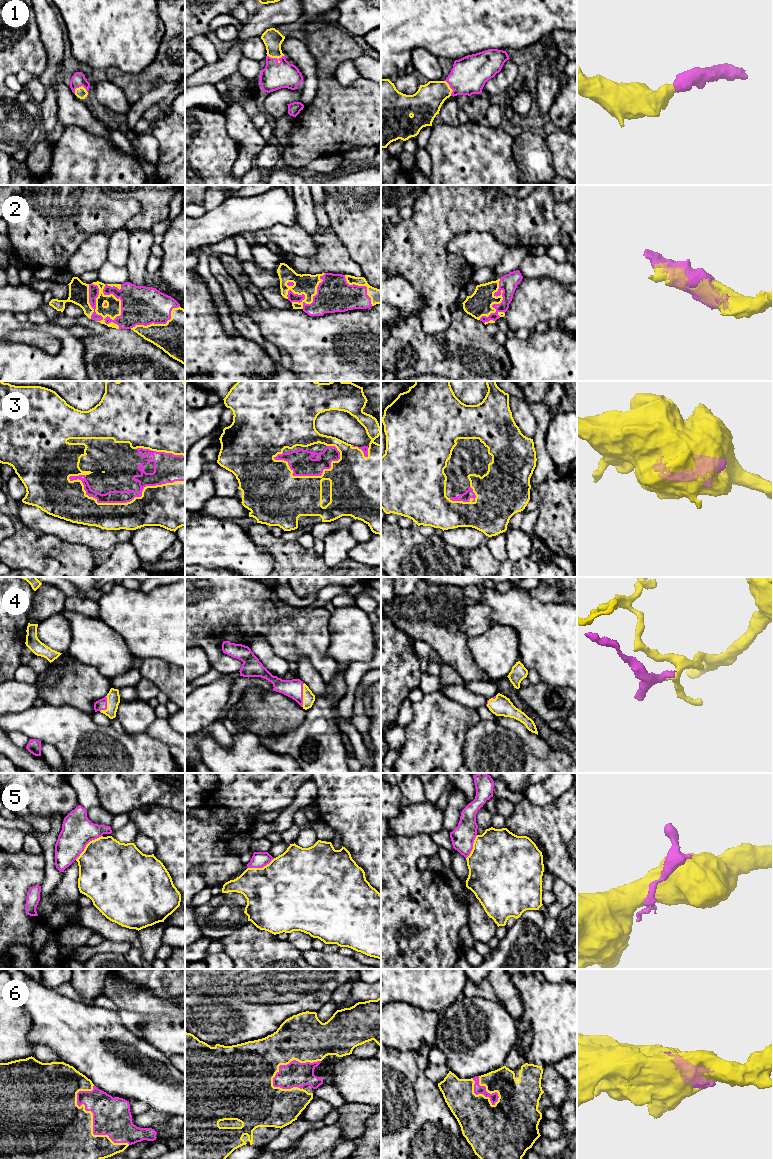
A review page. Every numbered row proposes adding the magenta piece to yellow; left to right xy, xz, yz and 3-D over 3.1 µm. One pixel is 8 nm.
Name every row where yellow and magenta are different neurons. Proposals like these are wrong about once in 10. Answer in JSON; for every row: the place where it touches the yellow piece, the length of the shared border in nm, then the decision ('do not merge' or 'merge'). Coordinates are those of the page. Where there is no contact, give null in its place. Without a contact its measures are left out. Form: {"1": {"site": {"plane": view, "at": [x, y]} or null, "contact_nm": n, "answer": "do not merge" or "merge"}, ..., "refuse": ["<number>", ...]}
{"1": {"site": {"plane": "xz", "at": [275, 57]}, "contact_nm": 140, "answer": "merge"}, "2": {"site": {"plane": "xy", "at": [95, 311]}, "contact_nm": 440, "answer": "merge"}, "3": {"site": {"plane": "xy", "at": [125, 503]}, "contact_nm": 950, "answer": "merge"}, "4": {"site": {"plane": "xz", "at": [303, 695]}, "contact_nm": 190, "answer": "merge"}, "5": {"site": {"plane": "xy", "at": [86, 845]}, "contact_nm": 300, "answer": "do not merge"}, "6": {"site": {"plane": "xy", "at": [92, 1125]}, "contact_nm": 600, "answer": "merge"}, "refuse": ["5"]}

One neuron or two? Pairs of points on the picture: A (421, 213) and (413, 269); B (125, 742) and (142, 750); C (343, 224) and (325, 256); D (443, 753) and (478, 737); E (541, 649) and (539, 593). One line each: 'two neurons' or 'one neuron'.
A: one neuron
B: one neuron
C: two neurons
D: two neurons
E: two neurons

